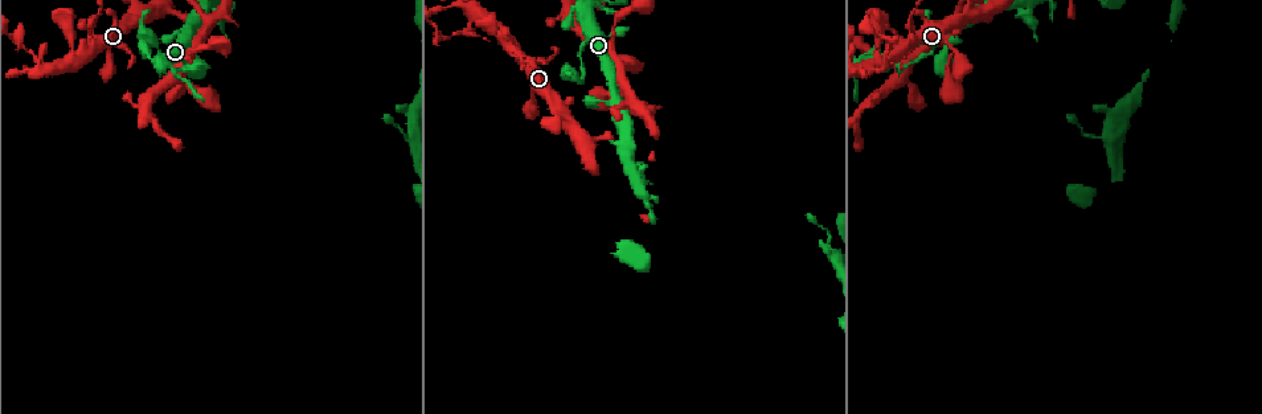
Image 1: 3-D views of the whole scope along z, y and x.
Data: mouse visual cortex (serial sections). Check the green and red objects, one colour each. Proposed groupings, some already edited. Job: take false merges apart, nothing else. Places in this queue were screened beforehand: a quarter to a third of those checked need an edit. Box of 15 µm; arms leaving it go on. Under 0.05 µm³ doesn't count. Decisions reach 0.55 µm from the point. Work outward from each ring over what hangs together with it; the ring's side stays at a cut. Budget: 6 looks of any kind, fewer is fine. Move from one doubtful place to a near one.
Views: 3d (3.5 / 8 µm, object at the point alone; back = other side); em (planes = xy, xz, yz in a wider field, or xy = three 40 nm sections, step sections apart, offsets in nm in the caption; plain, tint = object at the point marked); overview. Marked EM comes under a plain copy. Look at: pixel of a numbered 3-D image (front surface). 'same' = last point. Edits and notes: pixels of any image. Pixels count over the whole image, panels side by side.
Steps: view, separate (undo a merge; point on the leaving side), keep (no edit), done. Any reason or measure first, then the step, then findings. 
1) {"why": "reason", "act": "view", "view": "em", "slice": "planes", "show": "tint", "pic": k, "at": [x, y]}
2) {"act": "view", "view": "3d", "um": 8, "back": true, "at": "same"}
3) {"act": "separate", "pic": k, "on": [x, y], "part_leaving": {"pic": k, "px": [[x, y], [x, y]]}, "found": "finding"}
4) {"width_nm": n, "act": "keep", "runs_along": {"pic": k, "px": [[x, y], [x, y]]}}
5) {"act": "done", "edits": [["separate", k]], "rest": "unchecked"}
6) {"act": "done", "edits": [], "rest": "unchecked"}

{"why": "looks like a crossing", "act": "view", "view": "3d", "um": 3.5, "pic": 1, "at": [591, 17]}

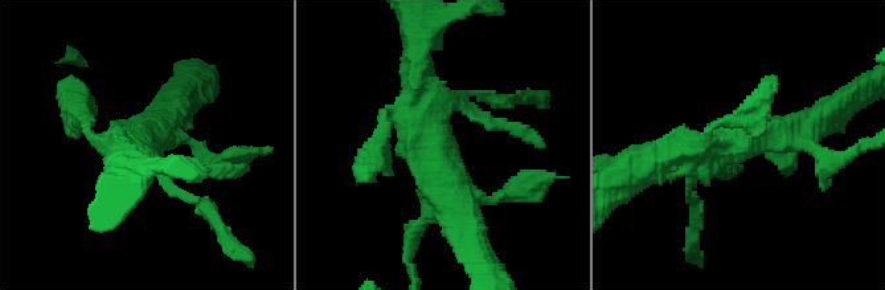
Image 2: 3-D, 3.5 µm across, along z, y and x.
{"arms": 4, "arm_widths_nm": [150, 200, 350, 400], "act": "view", "view": "em", "slice": "xy", "step": 3, "show": "tint", "pic": 2, "at": [733, 136]}

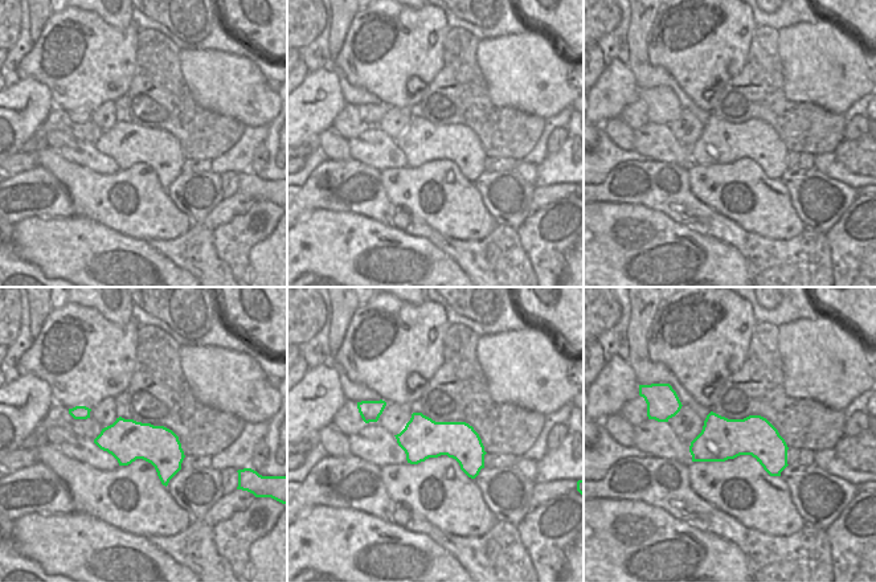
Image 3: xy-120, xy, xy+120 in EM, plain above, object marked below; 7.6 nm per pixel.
{"act": "keep", "runs_along": {"pic": 2, "px": [[823, 115], [708, 148], [691, 186]]}, "found": "all the same cell"}

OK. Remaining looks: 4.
{"why": "sudden change in width", "act": "view", "view": "3d", "um": 3.5, "pic": 1, "at": [471, 30]}

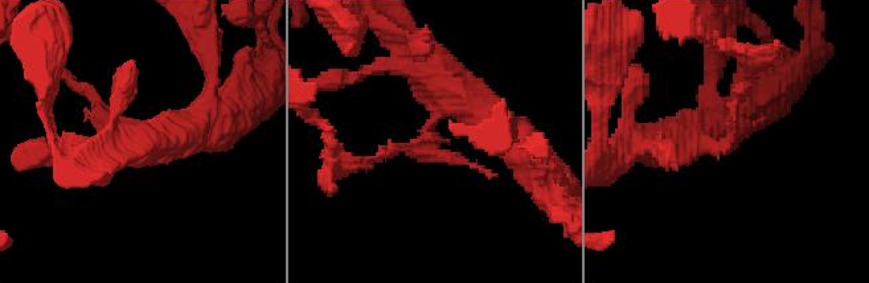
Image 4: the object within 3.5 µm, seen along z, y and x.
{"act": "view", "view": "em", "slice": "xy", "step": 2, "show": "tint", "pic": 4, "at": [428, 139]}

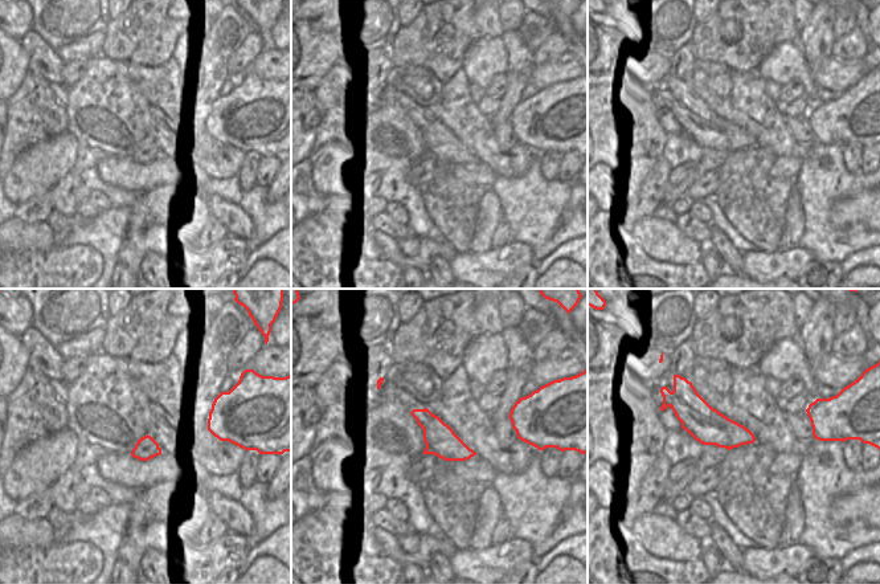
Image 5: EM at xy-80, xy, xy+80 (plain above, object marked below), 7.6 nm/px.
{"width_nm": 240, "act": "separate", "pic": 4, "on": [105, 111], "part_leaving": {"pic": 4, "px": [[430, 123], [422, 147], [353, 164]]}, "found": "two cells meet here"}

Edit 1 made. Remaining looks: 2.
{"act": "done", "edits": [["separate", 4]], "rest": "unchecked"}

